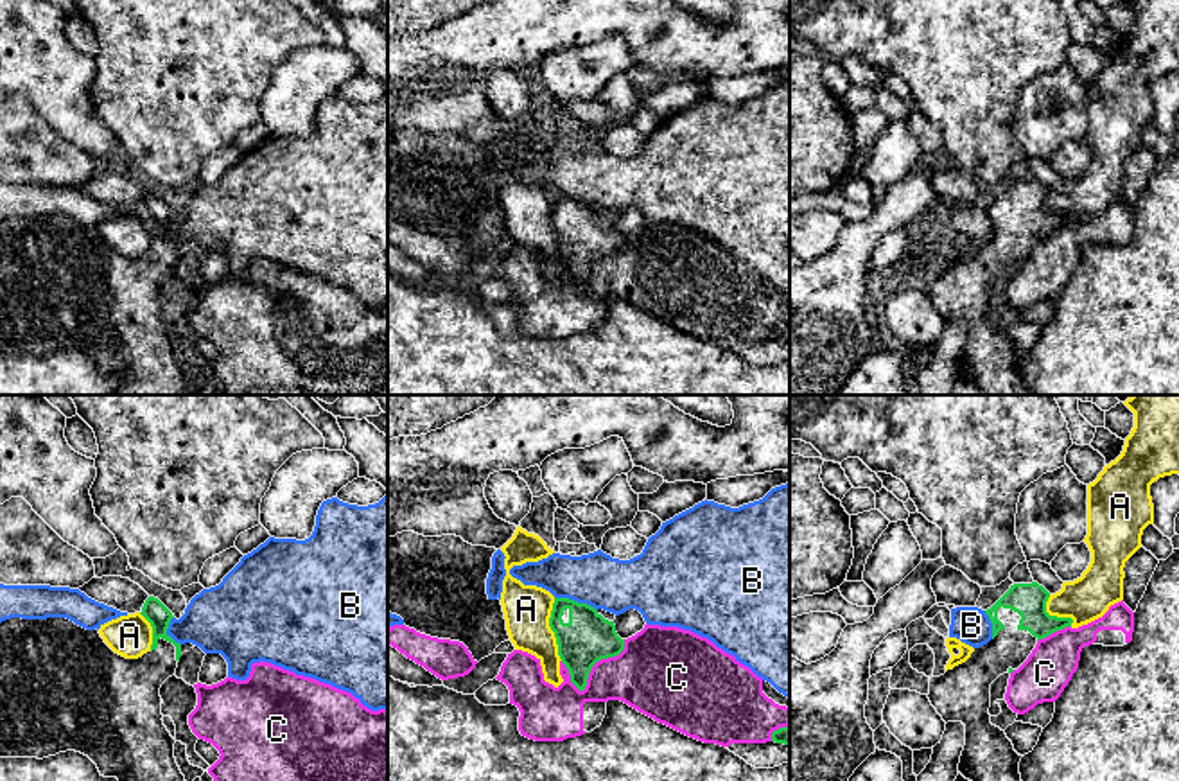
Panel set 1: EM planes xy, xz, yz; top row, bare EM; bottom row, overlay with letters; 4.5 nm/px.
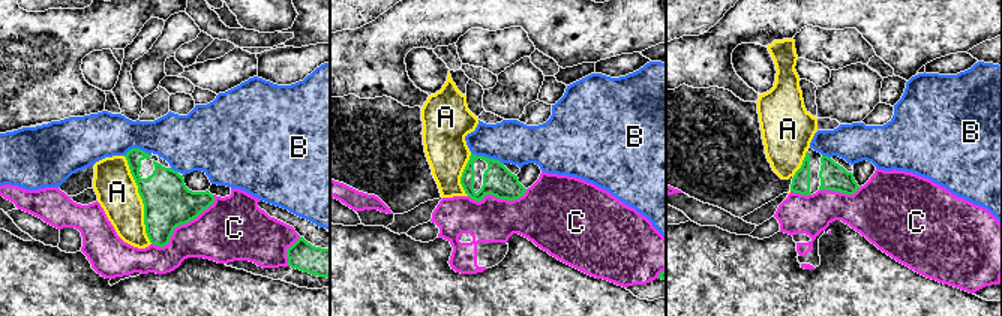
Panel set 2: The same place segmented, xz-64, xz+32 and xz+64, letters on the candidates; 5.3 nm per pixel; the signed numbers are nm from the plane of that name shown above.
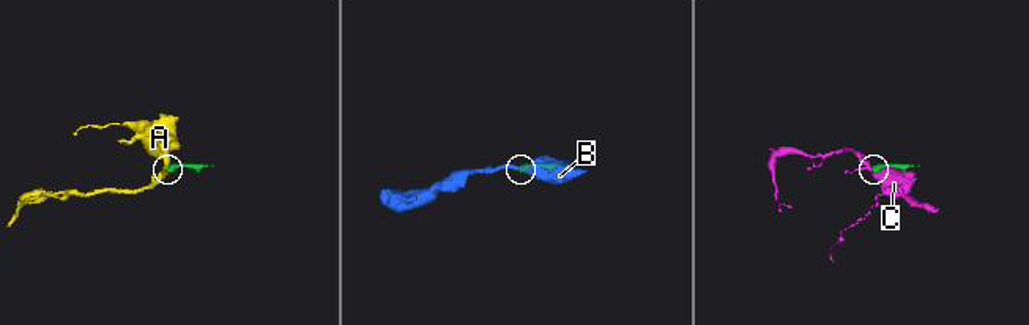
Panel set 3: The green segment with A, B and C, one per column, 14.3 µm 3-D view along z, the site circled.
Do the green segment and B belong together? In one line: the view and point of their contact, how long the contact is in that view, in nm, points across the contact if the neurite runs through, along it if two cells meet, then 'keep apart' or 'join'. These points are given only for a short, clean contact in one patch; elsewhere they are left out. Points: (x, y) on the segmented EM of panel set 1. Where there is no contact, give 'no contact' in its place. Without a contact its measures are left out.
contact xz (576, 602); length 200 nm; border xz (555, 596), (585, 602), (596, 611); keep apart

